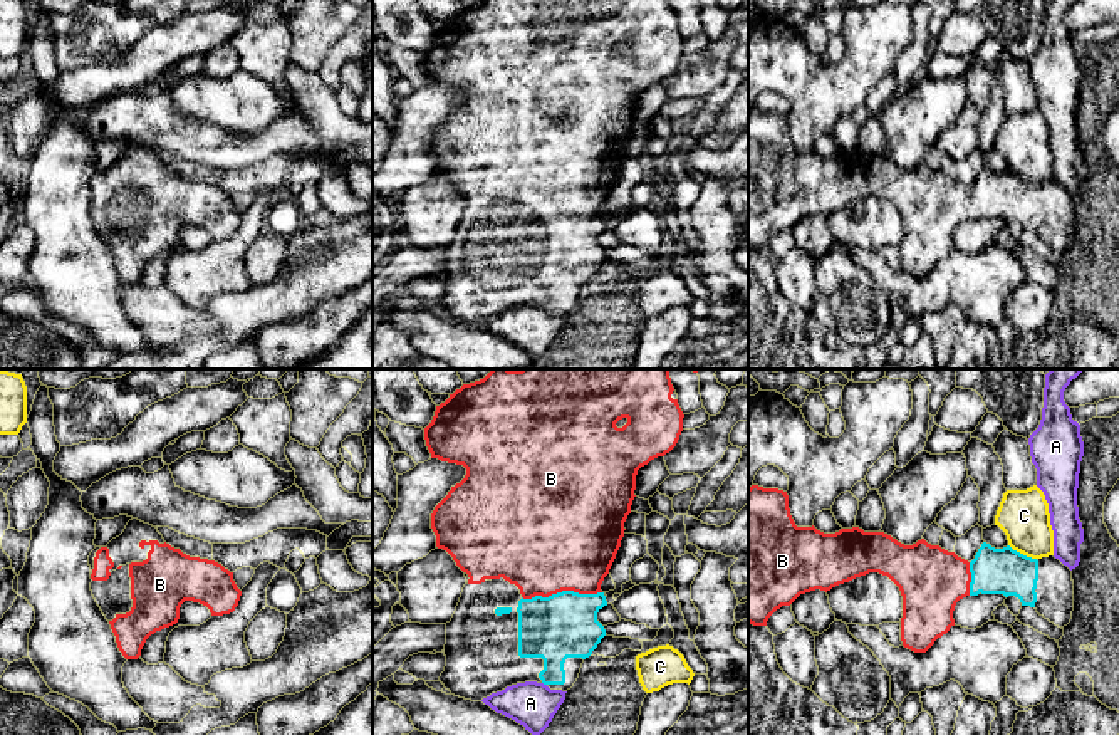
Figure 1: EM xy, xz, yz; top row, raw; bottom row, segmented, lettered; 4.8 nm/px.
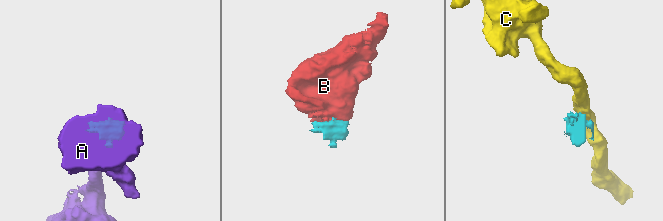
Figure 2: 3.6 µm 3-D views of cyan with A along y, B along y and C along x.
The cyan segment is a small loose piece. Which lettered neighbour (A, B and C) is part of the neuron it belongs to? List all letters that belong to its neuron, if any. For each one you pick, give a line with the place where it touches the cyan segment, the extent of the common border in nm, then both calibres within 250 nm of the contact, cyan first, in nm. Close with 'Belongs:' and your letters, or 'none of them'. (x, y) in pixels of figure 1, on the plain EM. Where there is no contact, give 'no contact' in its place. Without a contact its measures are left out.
B: contact xz (562, 215); length 380 nm; calibres 320 and 500 nm
Belongs: B

